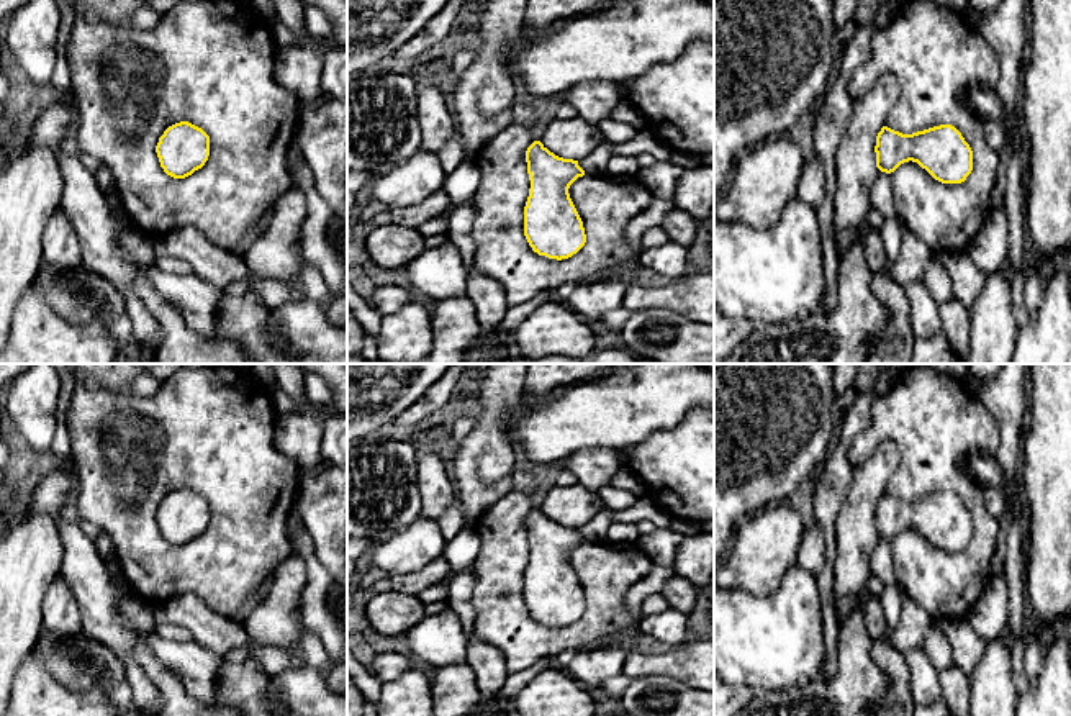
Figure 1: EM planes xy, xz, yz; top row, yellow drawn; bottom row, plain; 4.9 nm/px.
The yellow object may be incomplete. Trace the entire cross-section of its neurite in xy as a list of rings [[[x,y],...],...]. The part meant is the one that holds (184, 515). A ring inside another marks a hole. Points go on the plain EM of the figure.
[[[180,488],[164,498],[156,519],[167,542],[185,546],[208,528],[210,503],[201,495]]]

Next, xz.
[[[540,508],[527,514],[526,529],[531,555],[524,573],[524,603],[539,623],[568,626],[586,610],[583,588],[568,560],[585,537],[578,528],[555,523]]]

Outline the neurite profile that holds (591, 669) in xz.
[[[622,649],[580,650],[565,670],[588,690],[601,690],[606,680],[622,673],[624,662]]]

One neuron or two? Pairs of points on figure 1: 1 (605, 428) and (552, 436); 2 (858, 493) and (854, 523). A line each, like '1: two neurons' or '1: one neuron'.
1: one neuron
2: one neuron

